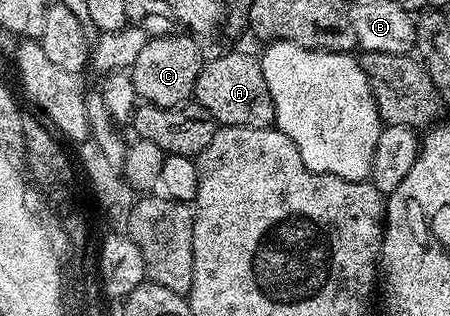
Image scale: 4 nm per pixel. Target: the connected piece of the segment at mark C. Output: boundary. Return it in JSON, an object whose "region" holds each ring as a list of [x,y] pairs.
{"region":[[[178,35],[147,39],[144,50],[140,50],[136,62],[128,69],[132,86],[136,86],[139,101],[161,108],[175,108],[177,104],[185,104],[193,97],[196,78],[204,63],[204,55],[202,56],[202,48],[193,35]]]}

